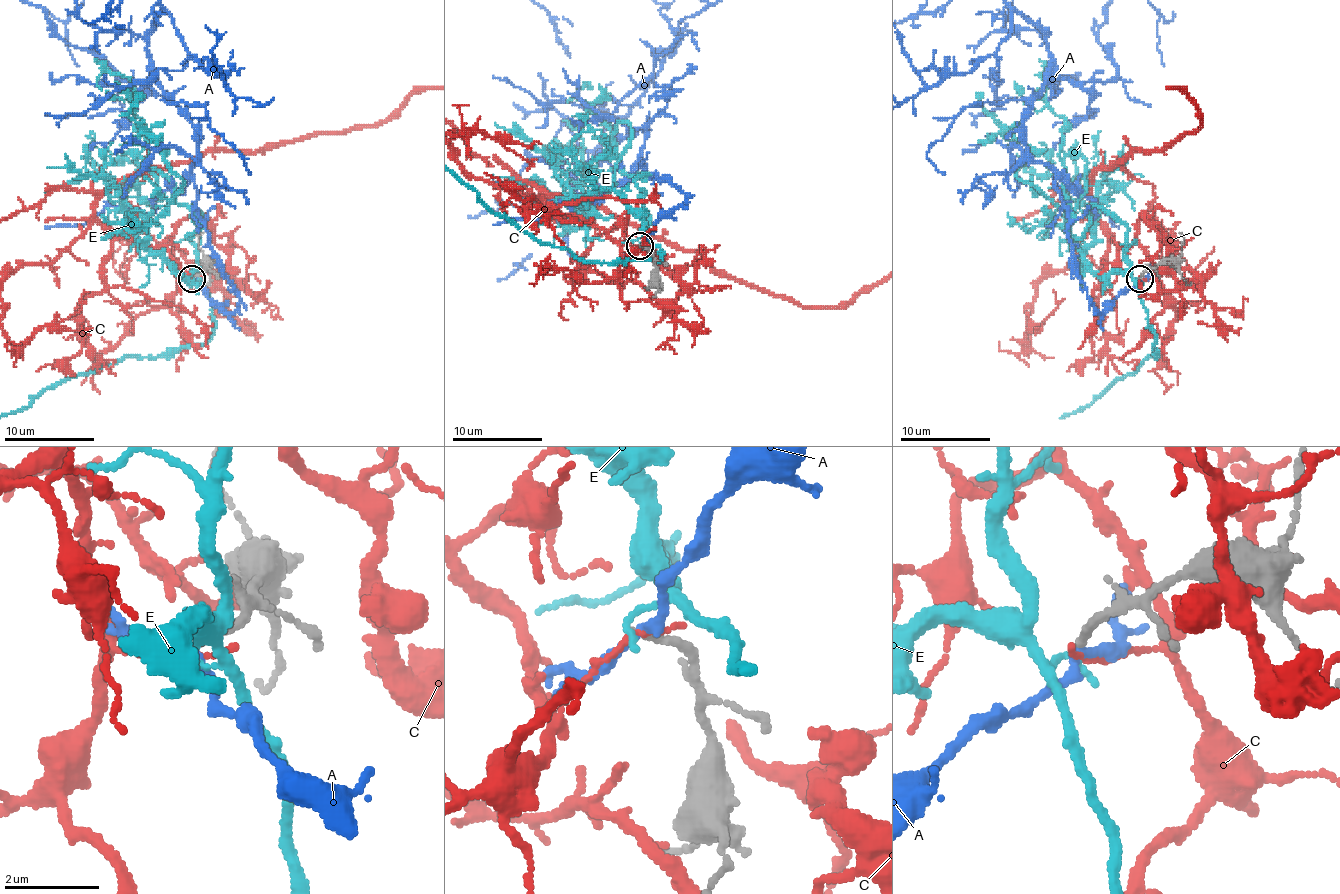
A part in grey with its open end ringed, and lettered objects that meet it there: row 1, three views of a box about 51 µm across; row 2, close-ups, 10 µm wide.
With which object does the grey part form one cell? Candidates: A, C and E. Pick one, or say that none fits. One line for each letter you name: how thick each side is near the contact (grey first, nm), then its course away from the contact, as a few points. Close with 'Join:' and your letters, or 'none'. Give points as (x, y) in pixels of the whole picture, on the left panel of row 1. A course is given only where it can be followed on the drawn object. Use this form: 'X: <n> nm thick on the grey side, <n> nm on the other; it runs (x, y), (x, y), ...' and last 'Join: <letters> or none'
Join: none

